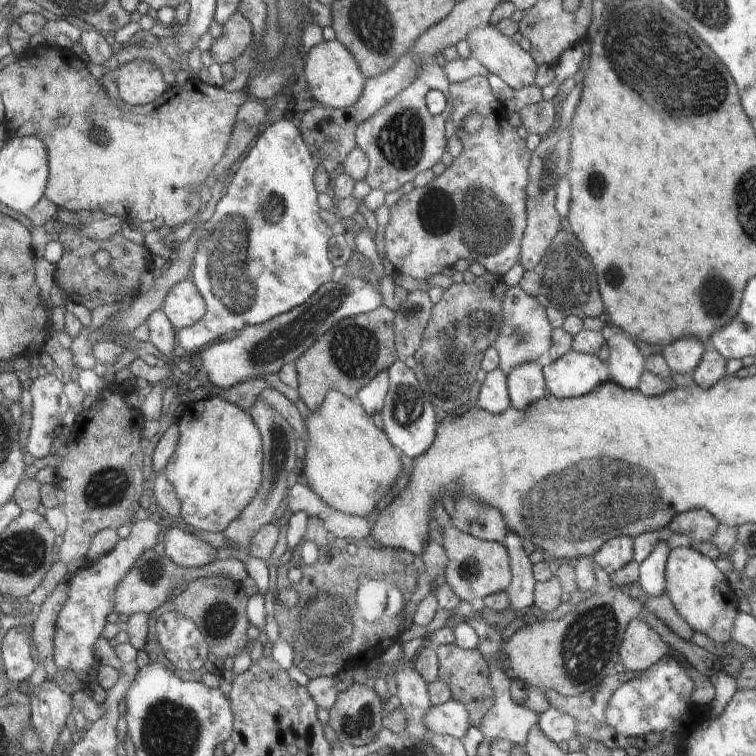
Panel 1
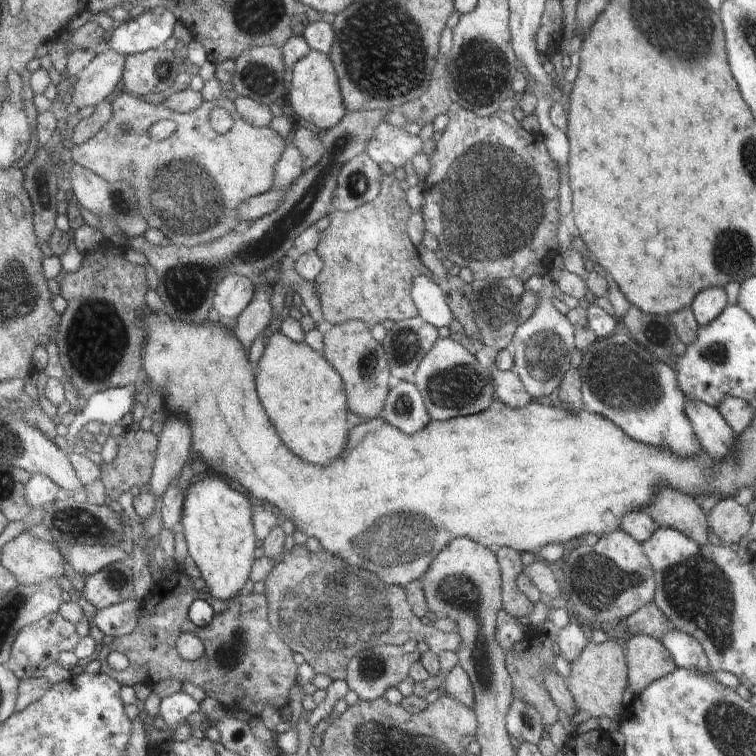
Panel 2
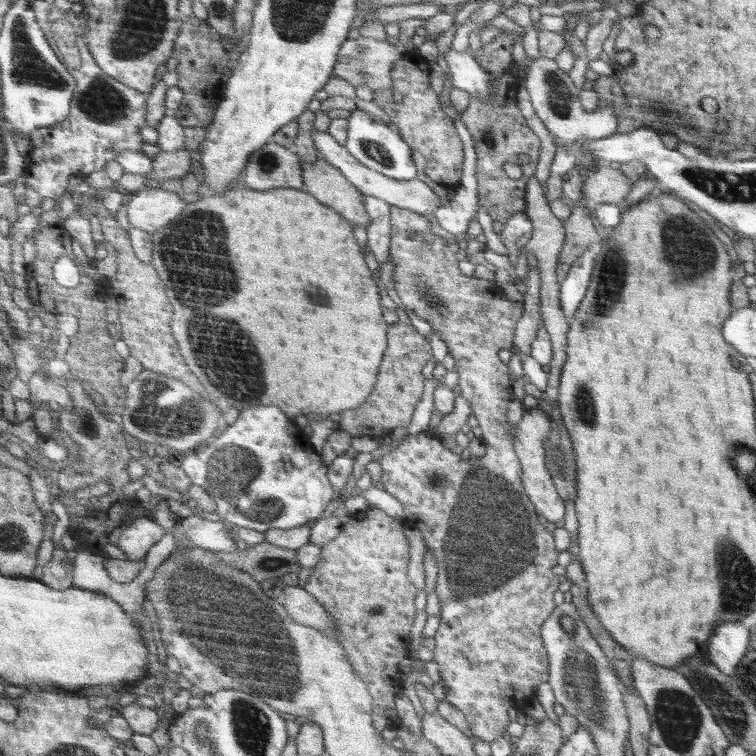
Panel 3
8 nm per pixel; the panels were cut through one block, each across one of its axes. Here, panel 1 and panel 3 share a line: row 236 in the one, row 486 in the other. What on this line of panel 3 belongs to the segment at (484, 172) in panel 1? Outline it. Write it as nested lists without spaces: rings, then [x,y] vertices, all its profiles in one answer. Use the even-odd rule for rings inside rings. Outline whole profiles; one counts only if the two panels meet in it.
[[[392,208],[392,242],[389,246],[390,261],[394,262],[394,271],[392,272],[392,284],[397,295],[400,297],[400,302],[404,308],[412,310],[414,314],[418,315],[418,318],[426,320],[430,324],[431,328],[435,330],[440,338],[447,344],[448,352],[453,356],[455,360],[455,370],[458,372],[458,388],[460,388],[461,396],[471,405],[472,415],[476,417],[479,423],[480,429],[482,429],[483,441],[486,445],[486,454],[482,458],[466,460],[466,456],[458,455],[458,452],[454,452],[454,448],[450,448],[450,444],[446,444],[446,440],[442,440],[440,437],[434,436],[428,432],[422,432],[418,435],[406,436],[402,441],[396,443],[396,447],[392,448],[390,453],[387,453],[380,460],[380,468],[382,468],[381,482],[384,485],[386,492],[396,497],[404,506],[404,510],[408,516],[407,522],[411,524],[414,529],[417,529],[422,533],[425,545],[428,552],[434,554],[436,557],[437,566],[439,568],[439,574],[437,578],[437,587],[435,593],[439,597],[441,604],[440,617],[441,621],[434,636],[435,649],[434,661],[438,663],[440,669],[440,675],[442,682],[444,682],[445,698],[444,701],[453,704],[462,711],[462,714],[466,717],[467,725],[471,730],[471,738],[478,736],[484,740],[484,742],[490,743],[493,740],[502,737],[502,732],[507,730],[506,726],[511,723],[508,720],[508,708],[515,708],[520,706],[521,698],[530,698],[535,696],[536,689],[540,684],[549,682],[549,659],[548,652],[544,645],[544,640],[541,636],[540,624],[549,618],[554,610],[558,606],[558,592],[563,592],[566,585],[559,580],[558,572],[558,560],[562,560],[562,552],[556,550],[555,541],[553,540],[553,534],[546,531],[542,527],[542,513],[538,512],[536,506],[529,499],[528,494],[524,491],[524,486],[521,484],[522,466],[521,462],[517,458],[517,454],[514,451],[512,439],[512,427],[510,423],[506,421],[506,411],[508,411],[508,402],[512,400],[512,382],[510,382],[510,374],[508,374],[508,368],[506,364],[500,362],[498,358],[498,352],[504,350],[504,348],[510,349],[513,346],[513,339],[515,338],[516,323],[524,314],[524,308],[520,308],[517,304],[514,304],[510,299],[502,296],[502,288],[498,288],[496,283],[490,283],[489,281],[463,275],[458,268],[458,262],[456,262],[456,256],[454,252],[450,252],[446,240],[442,242],[440,235],[436,235],[430,226],[430,222],[424,215],[418,214],[406,210],[405,208]]]

